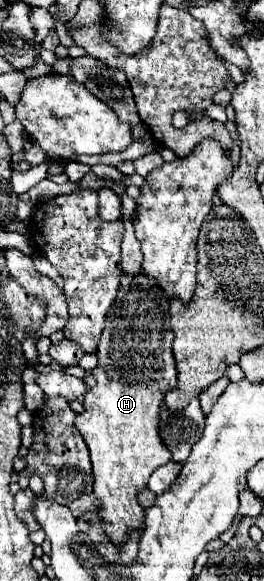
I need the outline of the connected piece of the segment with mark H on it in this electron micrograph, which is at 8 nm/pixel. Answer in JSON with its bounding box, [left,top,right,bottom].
[74,276,178,548]

